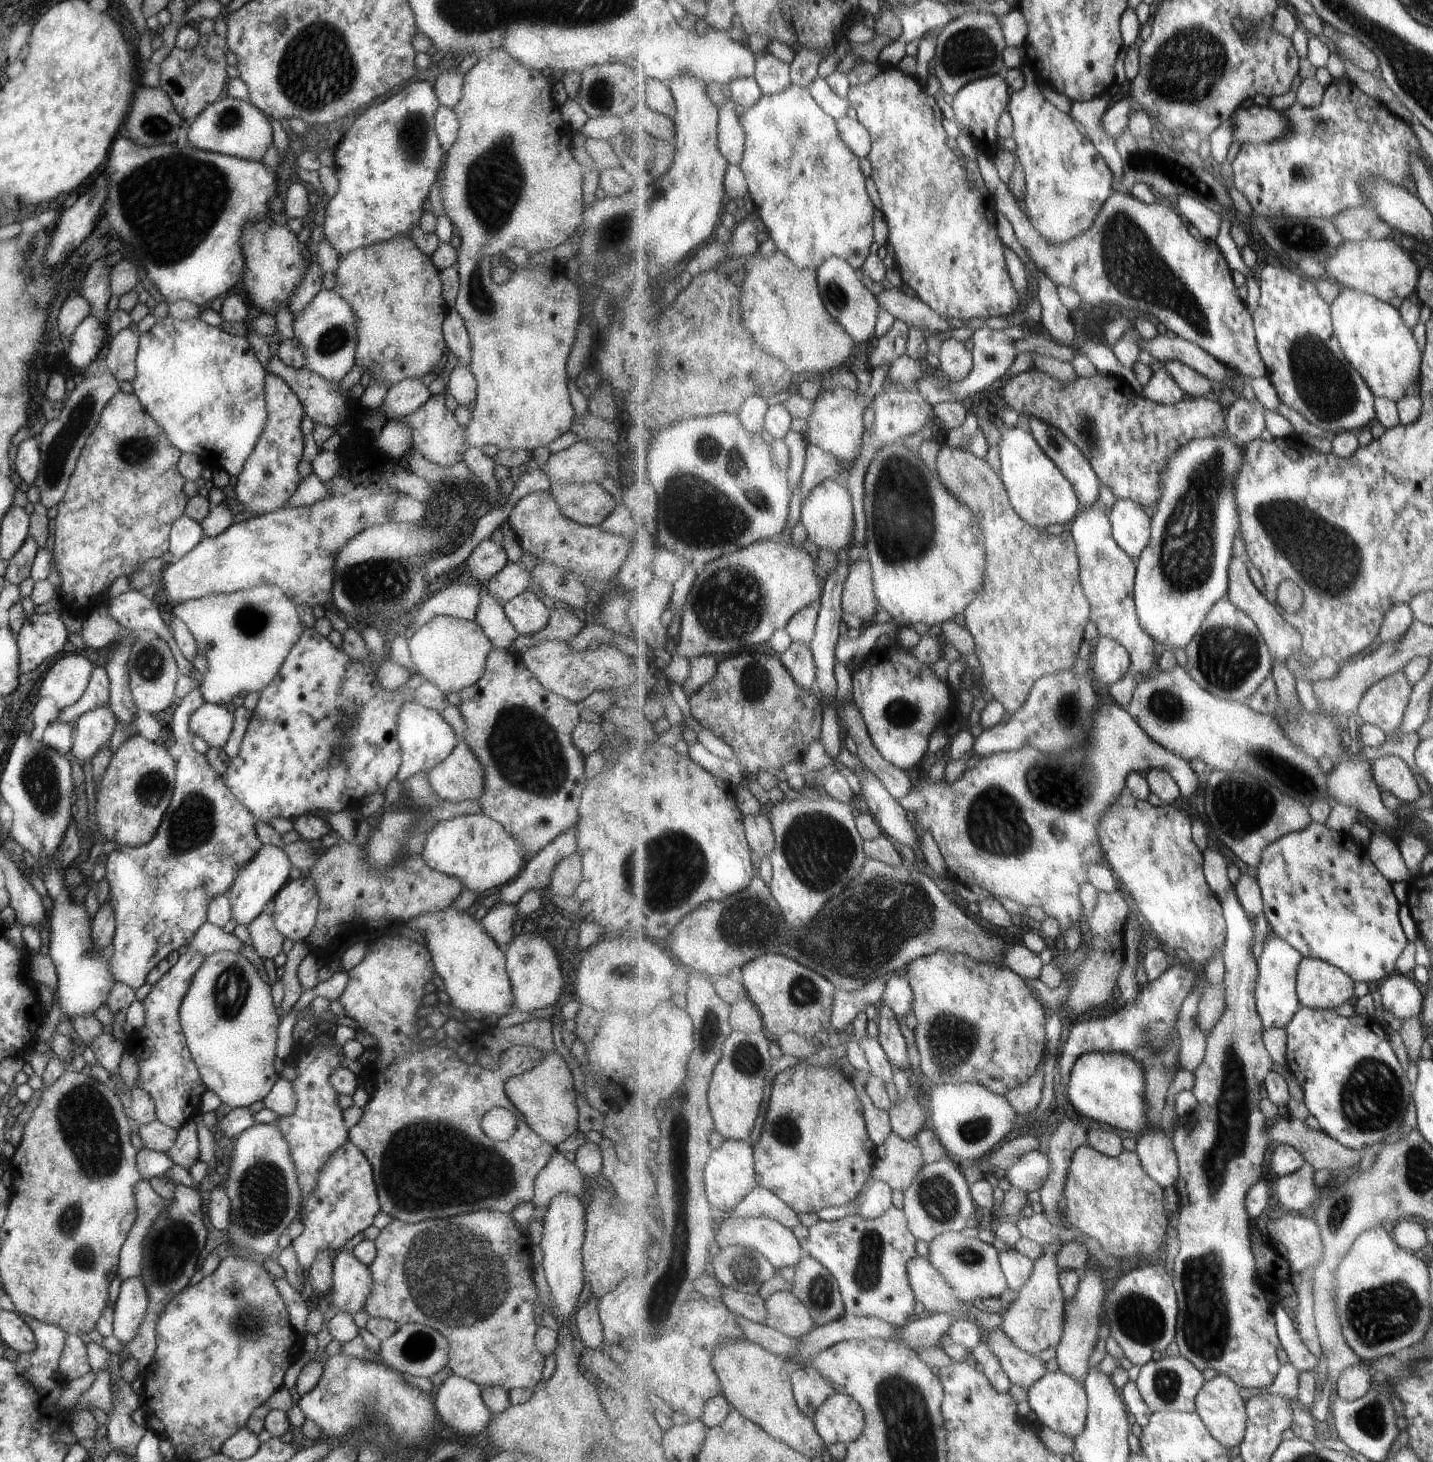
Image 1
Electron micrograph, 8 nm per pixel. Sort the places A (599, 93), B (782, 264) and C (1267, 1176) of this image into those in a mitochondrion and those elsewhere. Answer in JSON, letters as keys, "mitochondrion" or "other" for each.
{"A":"mitochondrion","B":"other","C":"other"}

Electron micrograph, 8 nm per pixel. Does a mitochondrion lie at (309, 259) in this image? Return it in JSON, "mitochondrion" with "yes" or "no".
{"mitochondrion":"no"}

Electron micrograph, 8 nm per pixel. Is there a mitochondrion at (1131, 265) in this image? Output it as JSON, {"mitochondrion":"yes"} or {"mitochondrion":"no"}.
{"mitochondrion":"yes"}

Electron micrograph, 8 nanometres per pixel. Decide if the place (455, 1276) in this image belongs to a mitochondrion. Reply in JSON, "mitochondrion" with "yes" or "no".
{"mitochondrion":"yes"}

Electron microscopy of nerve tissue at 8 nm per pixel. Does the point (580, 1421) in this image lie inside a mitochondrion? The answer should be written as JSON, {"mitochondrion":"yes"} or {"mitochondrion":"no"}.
{"mitochondrion":"no"}

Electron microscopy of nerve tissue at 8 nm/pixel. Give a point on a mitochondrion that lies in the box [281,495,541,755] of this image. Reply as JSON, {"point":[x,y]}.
{"point":[384,584]}

